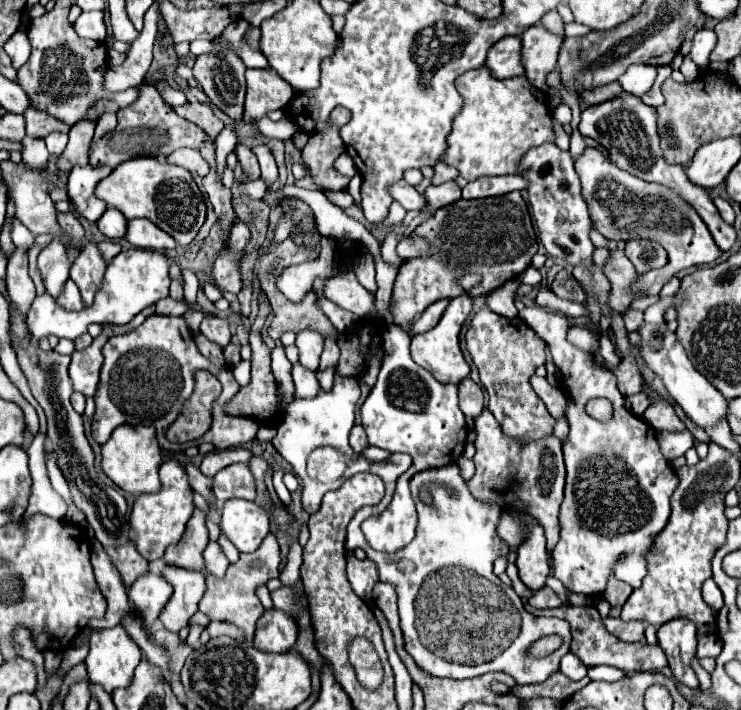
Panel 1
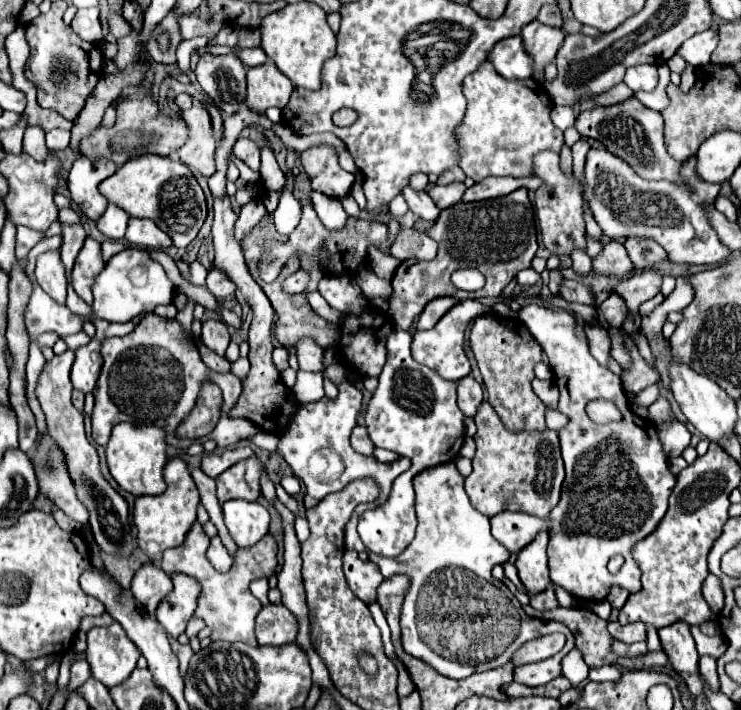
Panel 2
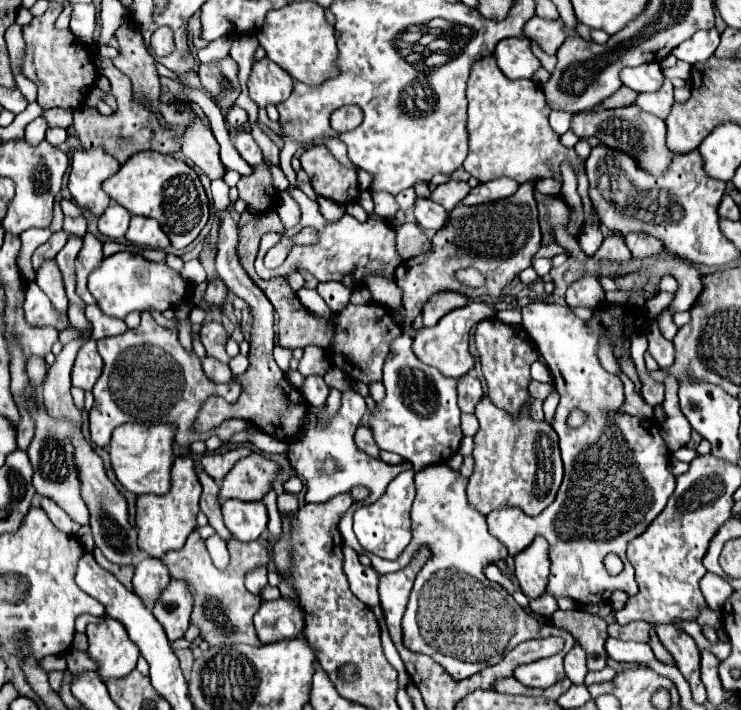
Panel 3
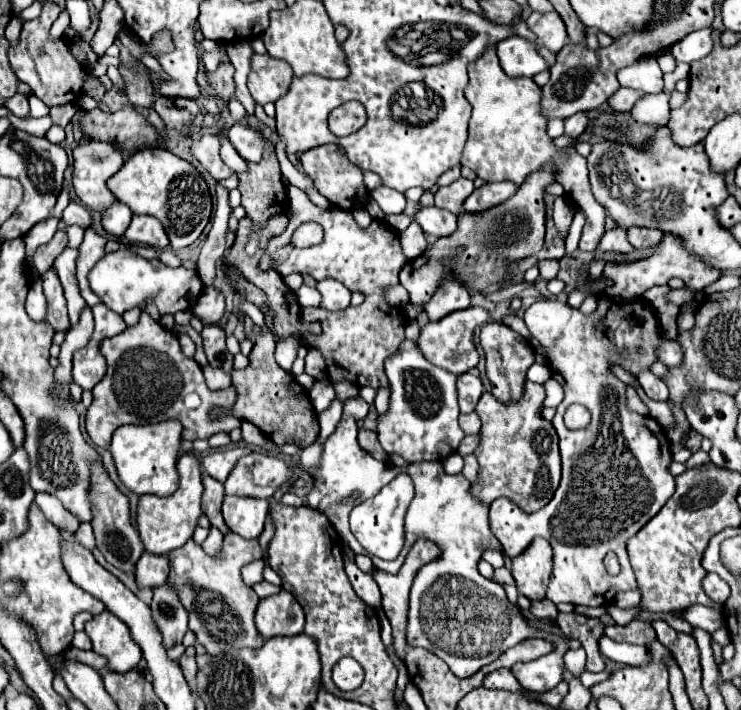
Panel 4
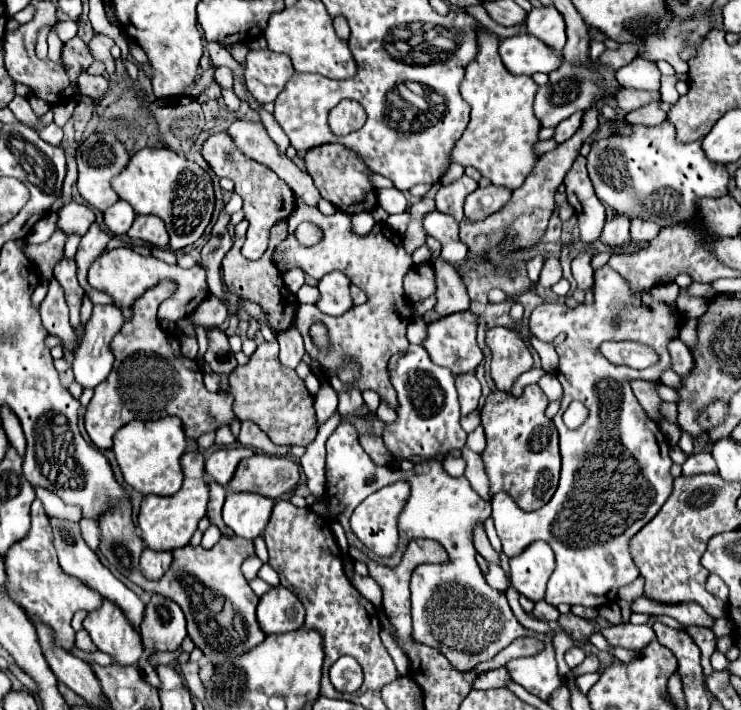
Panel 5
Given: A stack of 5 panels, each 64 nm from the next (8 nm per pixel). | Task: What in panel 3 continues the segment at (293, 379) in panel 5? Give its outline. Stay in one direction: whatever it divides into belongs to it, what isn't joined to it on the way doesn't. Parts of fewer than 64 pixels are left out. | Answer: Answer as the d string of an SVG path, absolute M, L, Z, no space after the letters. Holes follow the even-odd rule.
M222 212L222 228L220 228L220 240L218 240L218 256L216 256L216 270L230 292L234 292L238 298L246 300L252 308L254 324L252 324L252 340L250 340L250 366L244 374L234 376L238 384L242 384L242 394L236 404L232 404L232 418L242 418L250 424L254 424L258 430L278 438L278 440L294 440L300 434L300 428L304 426L304 416L308 416L306 400L302 398L300 390L294 388L286 374L278 368L278 364L272 358L274 348L274 318L272 318L272 304L264 296L264 292L250 280L250 276L240 266L236 246L238 246L238 226L232 222L228 212Z

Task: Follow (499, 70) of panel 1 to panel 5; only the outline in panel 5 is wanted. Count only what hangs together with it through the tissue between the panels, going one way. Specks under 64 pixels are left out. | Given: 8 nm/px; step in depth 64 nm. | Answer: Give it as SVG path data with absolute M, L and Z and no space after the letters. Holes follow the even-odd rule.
M516 34L500 42L500 56L512 74L532 76L536 72L550 74L562 64L562 56L548 48L532 34Z

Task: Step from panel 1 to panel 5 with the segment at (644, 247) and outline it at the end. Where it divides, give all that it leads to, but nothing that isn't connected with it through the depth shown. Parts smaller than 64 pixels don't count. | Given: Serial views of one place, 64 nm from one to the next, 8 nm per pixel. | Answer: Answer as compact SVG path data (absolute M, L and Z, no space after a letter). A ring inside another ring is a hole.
M632 218L632 226L630 226L630 238L638 244L646 244L650 242L656 234L660 232L658 224L652 224L650 220L640 220L640 218Z

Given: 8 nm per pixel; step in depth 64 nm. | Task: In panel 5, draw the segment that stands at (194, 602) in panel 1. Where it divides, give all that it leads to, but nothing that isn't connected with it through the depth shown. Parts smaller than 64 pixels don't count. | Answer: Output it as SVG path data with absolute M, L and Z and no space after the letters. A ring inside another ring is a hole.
M152 594L150 602L146 604L146 610L144 610L144 624L140 624L140 636L142 636L144 650L154 650L154 652L178 650L182 640L186 638L186 618L184 618L180 606L160 594Z

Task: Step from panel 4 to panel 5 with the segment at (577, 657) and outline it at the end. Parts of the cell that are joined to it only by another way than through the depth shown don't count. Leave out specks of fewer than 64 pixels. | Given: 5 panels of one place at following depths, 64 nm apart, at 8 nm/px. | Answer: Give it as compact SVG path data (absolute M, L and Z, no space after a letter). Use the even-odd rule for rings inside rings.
M570 648L570 650L566 650L566 654L564 654L564 660L566 660L566 664L570 666L570 668L574 668L574 666L578 666L582 660L584 660L586 656L584 656L584 652L580 650L580 648Z

